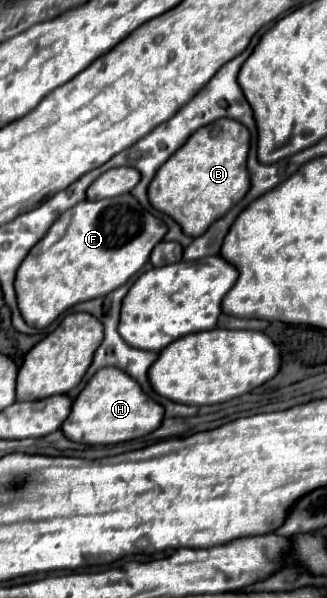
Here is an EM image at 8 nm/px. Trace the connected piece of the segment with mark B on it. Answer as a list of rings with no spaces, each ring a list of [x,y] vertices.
[[[222,119],[222,121],[214,121],[202,129],[198,129],[198,133],[194,133],[186,145],[182,145],[156,173],[154,181],[150,183],[148,189],[148,197],[150,203],[170,215],[174,221],[180,223],[182,231],[190,237],[200,237],[206,233],[206,229],[218,221],[220,217],[224,217],[238,201],[244,199],[244,195],[250,191],[250,173],[246,169],[246,157],[250,151],[250,131],[238,123],[238,121],[230,121],[230,119]]]

